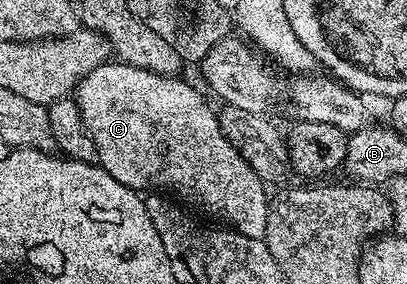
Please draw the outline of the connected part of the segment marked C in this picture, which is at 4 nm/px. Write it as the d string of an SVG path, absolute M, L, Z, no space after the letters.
M110 60L102 64L95 72L91 72L77 85L75 97L77 107L81 110L81 119L89 130L91 140L95 140L97 151L99 152L99 164L111 176L115 176L115 180L119 180L119 184L123 184L127 188L138 192L168 192L170 195L178 196L189 200L197 207L205 210L209 215L215 217L212 219L224 222L226 227L237 230L243 236L251 236L252 238L264 239L267 232L267 216L271 205L270 199L267 200L267 189L264 179L260 178L251 168L239 151L234 148L225 134L222 132L220 117L218 113L212 110L206 98L193 86L185 82L181 76L166 76L156 74L150 70L144 70L138 66L128 66L126 62Z

